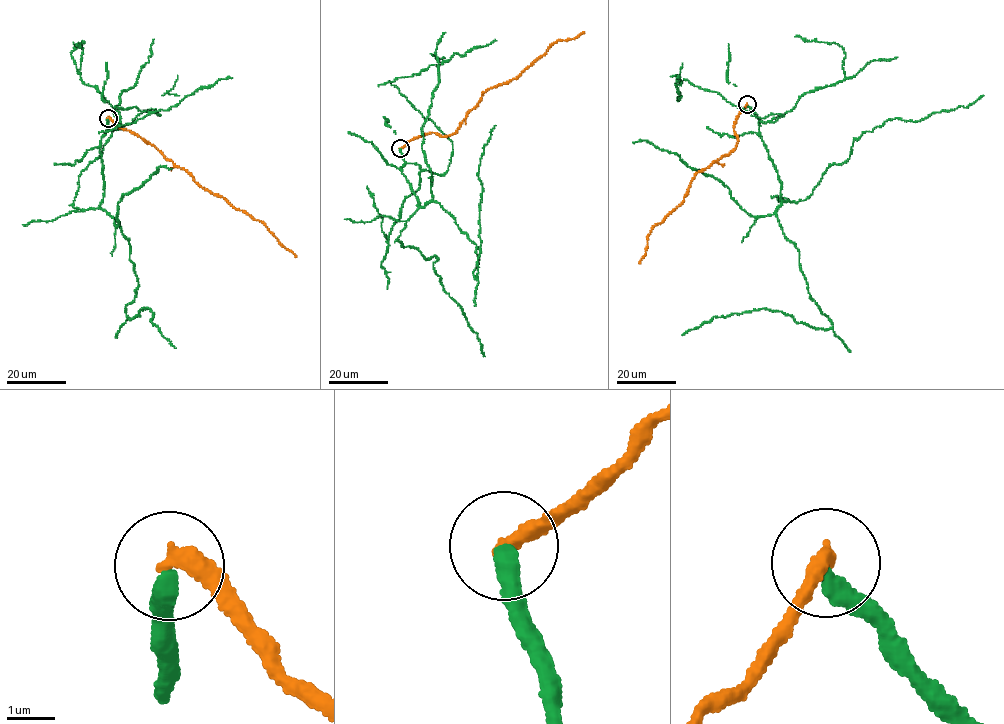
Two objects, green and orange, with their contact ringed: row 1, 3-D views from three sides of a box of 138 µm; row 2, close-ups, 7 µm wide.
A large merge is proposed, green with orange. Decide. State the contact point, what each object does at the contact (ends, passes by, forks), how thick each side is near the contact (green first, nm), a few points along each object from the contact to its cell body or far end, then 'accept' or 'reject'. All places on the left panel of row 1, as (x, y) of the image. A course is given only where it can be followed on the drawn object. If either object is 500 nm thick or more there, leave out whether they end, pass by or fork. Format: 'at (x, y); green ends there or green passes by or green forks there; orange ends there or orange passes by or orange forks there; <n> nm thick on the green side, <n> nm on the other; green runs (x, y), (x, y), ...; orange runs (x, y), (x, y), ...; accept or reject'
at (108, 118); green ends there; orange ends there; 400 nm thick on the green side, 400 nm on the other; green runs (107, 118), (100, 207), (129, 239), (138, 283), (125, 314), (130, 320), (147, 308), (175, 348); orange runs (107, 118), (156, 147), (166, 158), (190, 174), (200, 186), (259, 220), (297, 257); reject

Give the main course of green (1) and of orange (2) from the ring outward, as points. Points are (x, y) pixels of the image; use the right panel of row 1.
1: (747, 104), (781, 185), (777, 219), (832, 326), (814, 328), (764, 308), (714, 316), (681, 335)
2: (747, 104), (734, 126), (737, 143), (734, 149), (696, 173), (682, 203), (653, 226), (640, 264)

